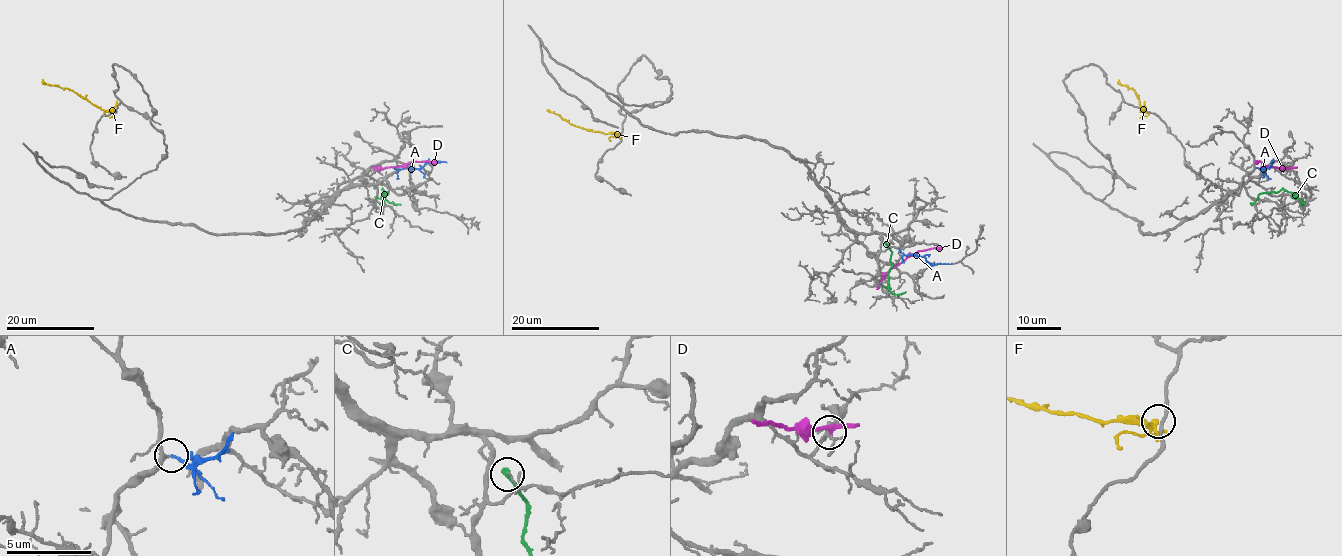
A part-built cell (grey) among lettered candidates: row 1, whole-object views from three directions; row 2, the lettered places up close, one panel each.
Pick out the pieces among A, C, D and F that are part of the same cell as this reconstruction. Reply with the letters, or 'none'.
A

